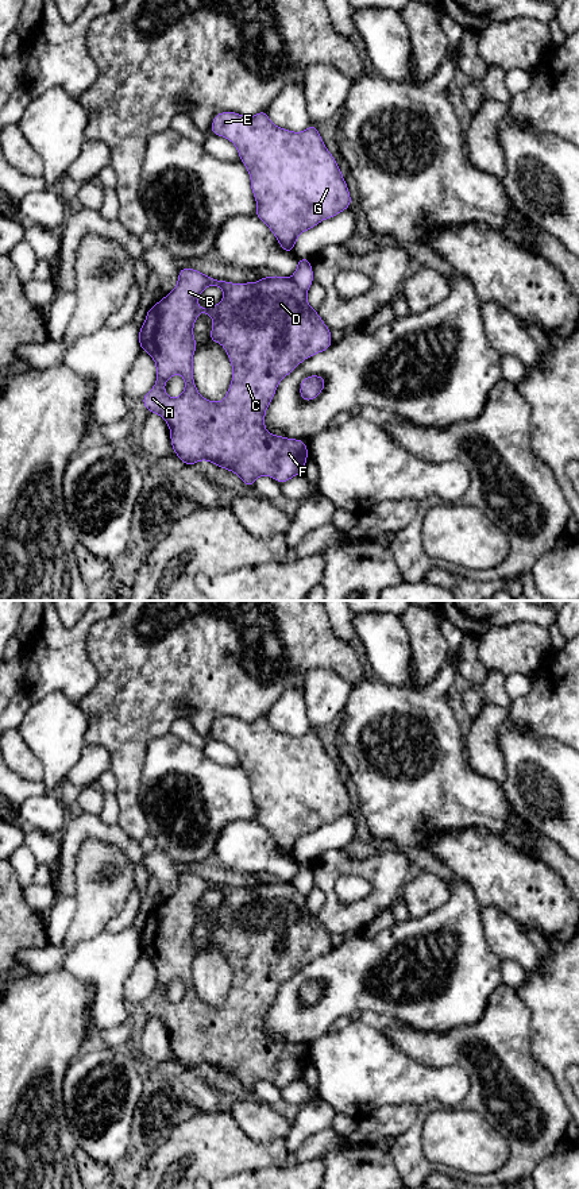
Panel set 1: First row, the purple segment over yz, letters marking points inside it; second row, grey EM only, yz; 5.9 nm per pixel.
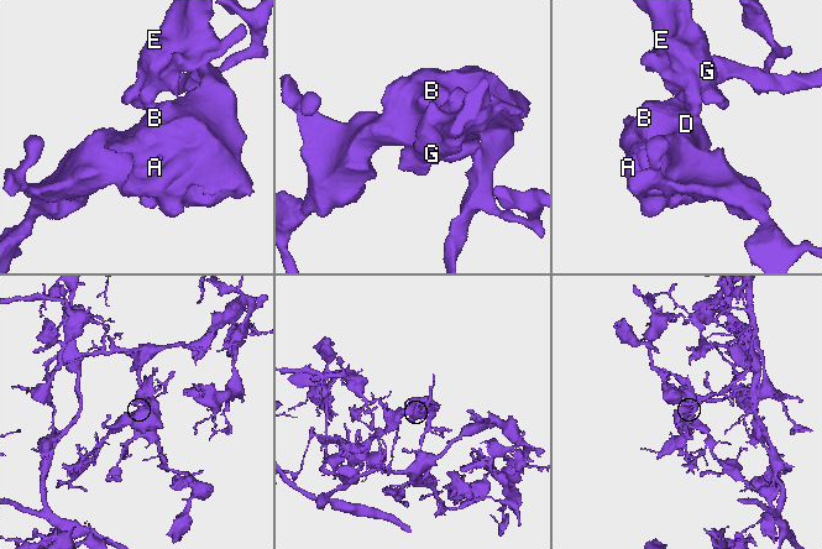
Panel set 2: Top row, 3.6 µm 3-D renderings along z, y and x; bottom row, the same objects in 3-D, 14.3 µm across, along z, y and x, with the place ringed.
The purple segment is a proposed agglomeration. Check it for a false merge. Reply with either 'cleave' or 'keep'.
cleave

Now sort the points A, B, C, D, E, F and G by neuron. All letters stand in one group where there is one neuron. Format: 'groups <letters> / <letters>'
groups A B C D F / E G

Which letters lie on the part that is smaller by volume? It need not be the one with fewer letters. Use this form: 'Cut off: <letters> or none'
Cut off: E, G

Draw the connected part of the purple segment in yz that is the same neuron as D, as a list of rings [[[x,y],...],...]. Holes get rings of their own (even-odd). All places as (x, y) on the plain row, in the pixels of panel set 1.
[[[184,872],[178,876],[175,893],[147,915],[139,934],[139,949],[157,969],[157,988],[142,1001],[143,1010],[167,1027],[171,1051],[185,1069],[190,1072],[200,1065],[209,1065],[239,1080],[247,1092],[252,1092],[262,1080],[282,1089],[302,1078],[308,1065],[305,1046],[267,1036],[265,1019],[281,984],[333,947],[331,934],[308,908],[306,896],[292,883],[273,880],[255,888],[229,888]],[[206,891],[221,892],[224,902],[219,910],[198,912],[197,903]],[[198,918],[213,923],[209,943],[223,949],[233,974],[228,997],[220,1007],[201,1001],[193,984],[192,964],[197,953],[193,930]],[[175,978],[184,981],[185,995],[180,1001],[170,1003],[165,987]]]

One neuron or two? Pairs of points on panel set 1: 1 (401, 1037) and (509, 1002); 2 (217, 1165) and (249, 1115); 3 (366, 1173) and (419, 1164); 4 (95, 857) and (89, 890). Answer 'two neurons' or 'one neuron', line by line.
1: one neuron
2: two neurons
3: two neurons
4: one neuron

